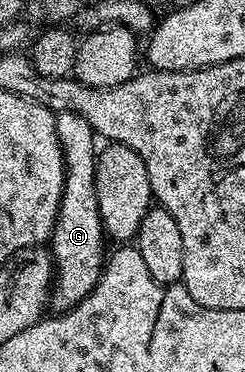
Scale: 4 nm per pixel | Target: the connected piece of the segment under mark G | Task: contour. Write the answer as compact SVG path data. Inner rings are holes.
M70 112L56 113L57 133L59 134L59 142L61 149L65 155L65 189L61 195L61 205L59 206L59 214L57 221L53 227L53 235L51 237L51 255L55 265L55 275L53 277L53 287L51 289L51 304L58 313L68 312L74 308L76 304L83 298L87 298L87 294L93 290L93 287L99 282L102 271L107 263L107 248L105 252L105 244L107 245L107 237L105 227L101 221L99 214L99 202L93 187L95 186L95 166L97 165L98 149L93 148L93 140L95 141L95 133L91 122L87 122L87 118L81 118L79 114L71 114Z

